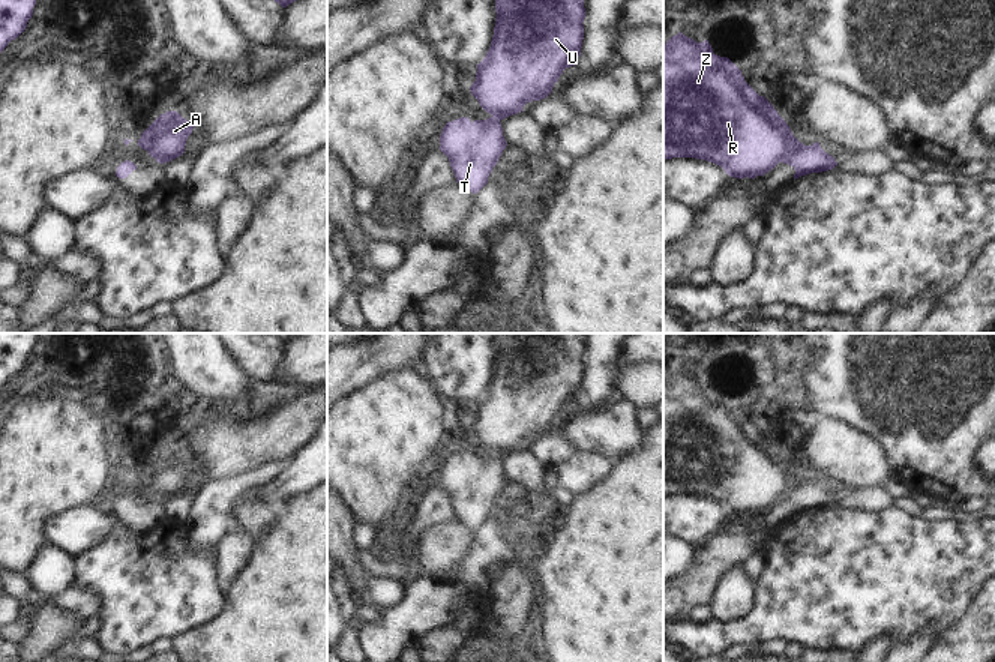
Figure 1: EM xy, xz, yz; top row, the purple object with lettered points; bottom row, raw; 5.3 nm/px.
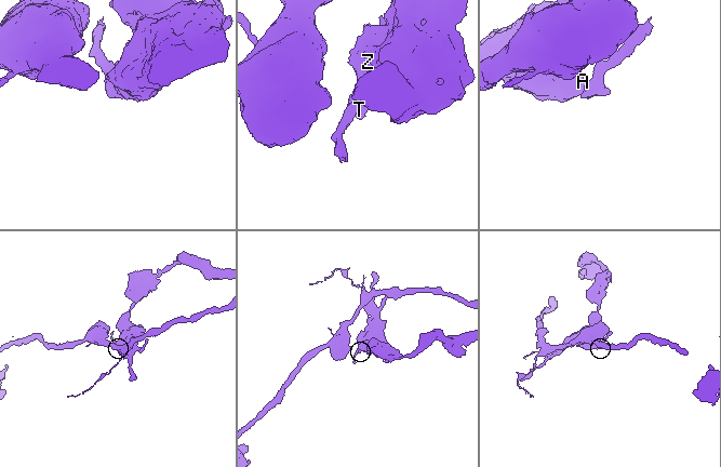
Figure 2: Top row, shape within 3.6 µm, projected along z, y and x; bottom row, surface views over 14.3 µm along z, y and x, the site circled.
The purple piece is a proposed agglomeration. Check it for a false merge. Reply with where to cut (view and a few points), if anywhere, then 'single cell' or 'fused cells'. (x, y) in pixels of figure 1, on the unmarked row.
cut in yz along (796, 475), (791, 487), (781, 497); fused cells

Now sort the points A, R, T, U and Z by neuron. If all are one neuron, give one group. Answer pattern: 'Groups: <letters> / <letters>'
Groups: A R U Z / T

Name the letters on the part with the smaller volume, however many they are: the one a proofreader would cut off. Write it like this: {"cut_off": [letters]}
{"cut_off": ["T"]}

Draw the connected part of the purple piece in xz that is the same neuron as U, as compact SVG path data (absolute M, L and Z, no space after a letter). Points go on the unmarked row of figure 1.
M495 333L495 363L470 423L480 443L503 456L527 438L545 435L566 404L575 402L584 375L584 333Z

